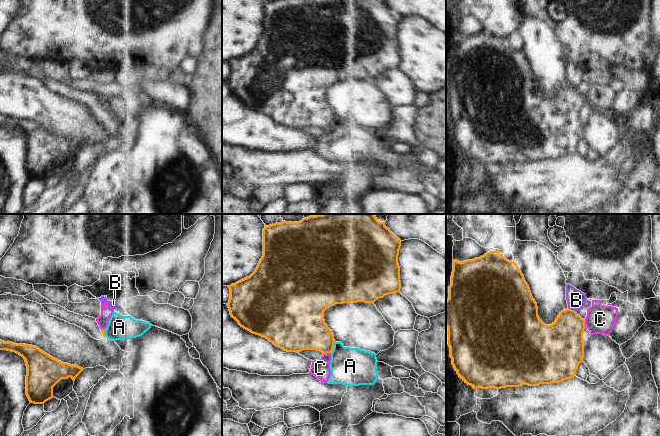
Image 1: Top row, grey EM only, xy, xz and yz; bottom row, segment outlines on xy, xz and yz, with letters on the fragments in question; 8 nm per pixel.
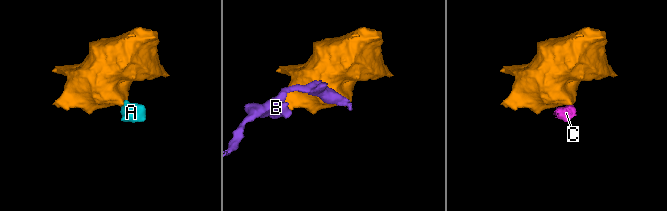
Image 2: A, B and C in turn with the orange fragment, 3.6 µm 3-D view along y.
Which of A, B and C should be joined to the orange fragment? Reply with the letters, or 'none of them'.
none of them

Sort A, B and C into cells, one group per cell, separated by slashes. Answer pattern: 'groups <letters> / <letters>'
groups A C / B

